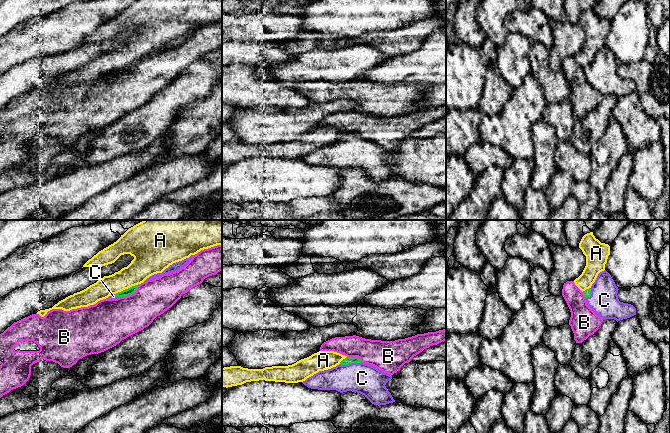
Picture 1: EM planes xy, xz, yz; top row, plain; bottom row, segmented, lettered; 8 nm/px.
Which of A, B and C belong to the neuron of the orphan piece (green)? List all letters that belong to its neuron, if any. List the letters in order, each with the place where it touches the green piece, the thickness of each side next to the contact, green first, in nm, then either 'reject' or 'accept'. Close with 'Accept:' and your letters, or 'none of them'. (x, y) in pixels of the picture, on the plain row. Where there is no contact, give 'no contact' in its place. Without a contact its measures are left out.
A: meets green in xy at (126, 65); 60 nm thick on the green side, 200 nm on the other; reject
B: meets green in xy at (130, 70); 60 nm thick on the green side, 360 nm on the other; reject
C: meets green in xz at (350, 139); 60 nm thick on the green side, 240 nm on the other; accept
Accept: C

